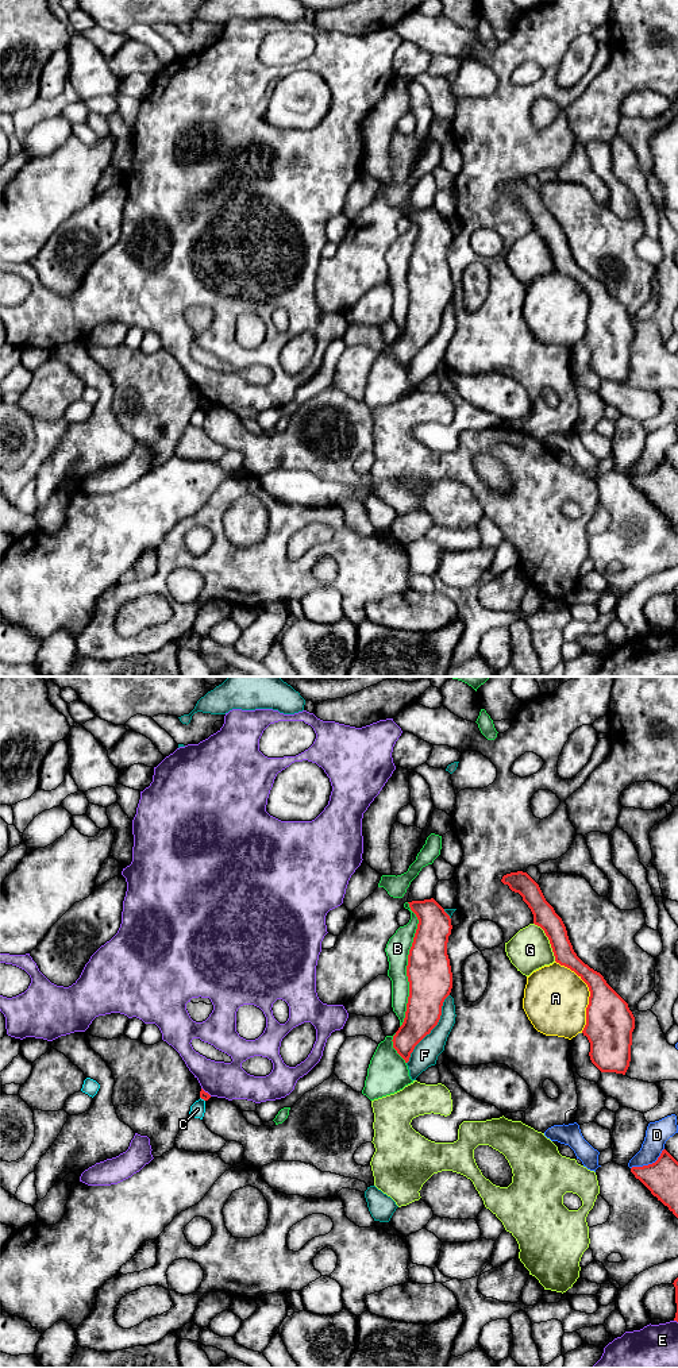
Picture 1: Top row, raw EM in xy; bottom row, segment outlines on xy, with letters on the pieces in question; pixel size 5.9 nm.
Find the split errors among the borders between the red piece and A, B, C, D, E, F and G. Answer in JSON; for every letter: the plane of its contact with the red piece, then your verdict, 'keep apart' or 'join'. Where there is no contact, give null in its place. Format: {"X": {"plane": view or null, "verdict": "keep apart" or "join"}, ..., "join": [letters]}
{"A": {"plane": "xy", "verdict": "keep apart"}, "B": {"plane": "xy", "verdict": "keep apart"}, "C": {"plane": "xy", "verdict": "keep apart"}, "D": {"plane": "xy", "verdict": "keep apart"}, "E": {"plane": "xy", "verdict": "keep apart"}, "F": {"plane": "xy", "verdict": "keep apart"}, "G": {"plane": "xy", "verdict": "keep apart"}, "join": []}

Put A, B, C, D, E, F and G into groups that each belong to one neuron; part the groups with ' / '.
A / B / C / D / E / F / G

